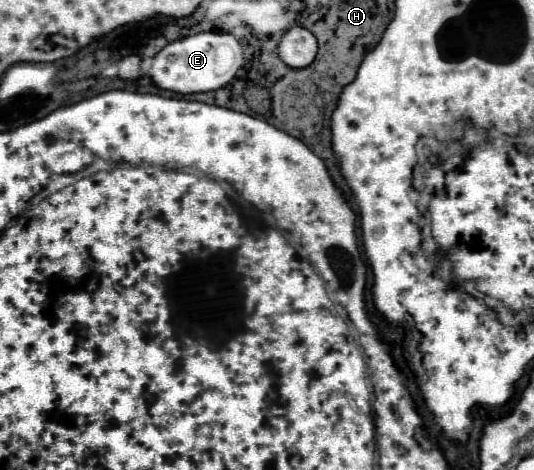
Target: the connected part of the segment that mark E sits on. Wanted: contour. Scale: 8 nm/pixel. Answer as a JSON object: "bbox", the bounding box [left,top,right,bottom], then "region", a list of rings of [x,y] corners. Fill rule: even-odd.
{"bbox":[148,32,244,94],"region":[[[200,32],[200,34],[166,44],[152,58],[148,74],[152,82],[162,90],[168,90],[174,94],[196,94],[196,92],[210,92],[210,90],[224,88],[236,76],[242,64],[244,64],[242,46],[232,34]]]}

